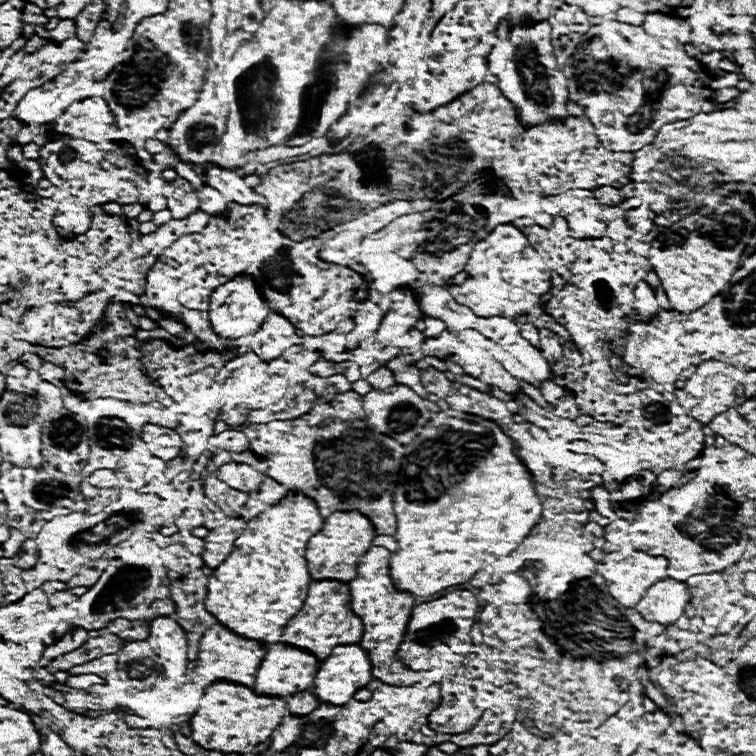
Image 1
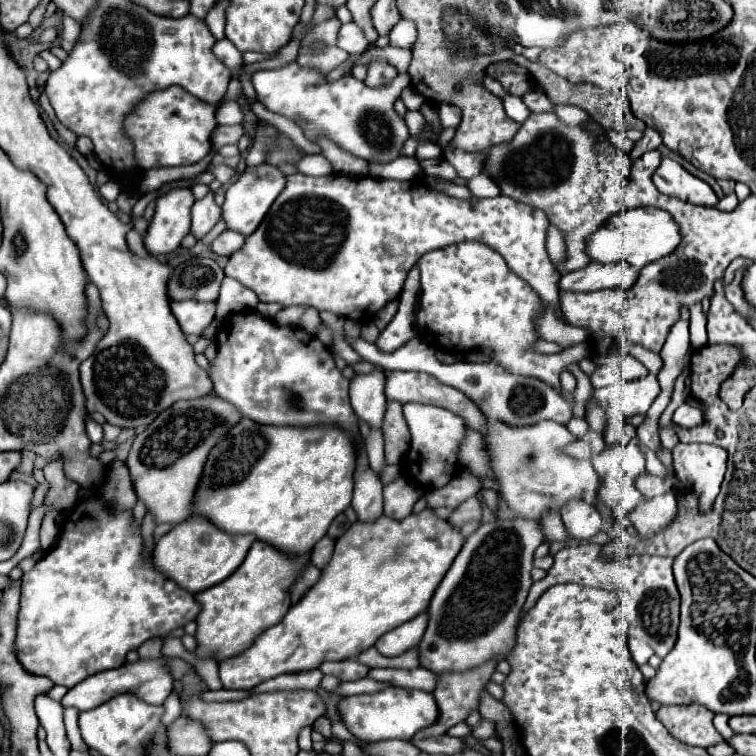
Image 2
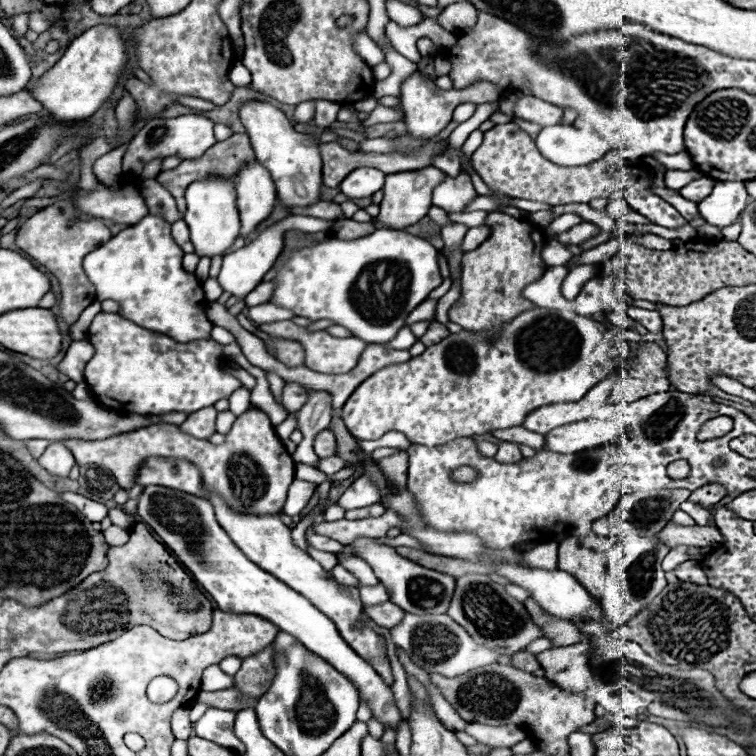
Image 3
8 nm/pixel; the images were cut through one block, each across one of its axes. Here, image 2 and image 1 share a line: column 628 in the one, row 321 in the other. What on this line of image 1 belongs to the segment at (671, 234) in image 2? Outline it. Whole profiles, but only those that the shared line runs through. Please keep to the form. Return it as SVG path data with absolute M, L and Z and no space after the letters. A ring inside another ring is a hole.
M240 276L234 278L232 282L226 282L226 286L214 290L210 298L208 314L210 314L210 326L220 340L238 340L242 336L252 336L262 326L262 322L270 316L270 308L260 298L252 278Z

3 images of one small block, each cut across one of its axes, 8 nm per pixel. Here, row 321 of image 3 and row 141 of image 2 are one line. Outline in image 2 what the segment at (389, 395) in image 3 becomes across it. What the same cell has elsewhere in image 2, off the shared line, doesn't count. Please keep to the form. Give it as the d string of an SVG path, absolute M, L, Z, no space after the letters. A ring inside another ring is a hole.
M530 114L510 144L488 148L484 172L500 184L502 194L544 210L550 222L568 234L586 220L605 188L618 201L626 186L621 175L614 175L614 164L604 160L594 144L586 130L568 128L556 114Z

